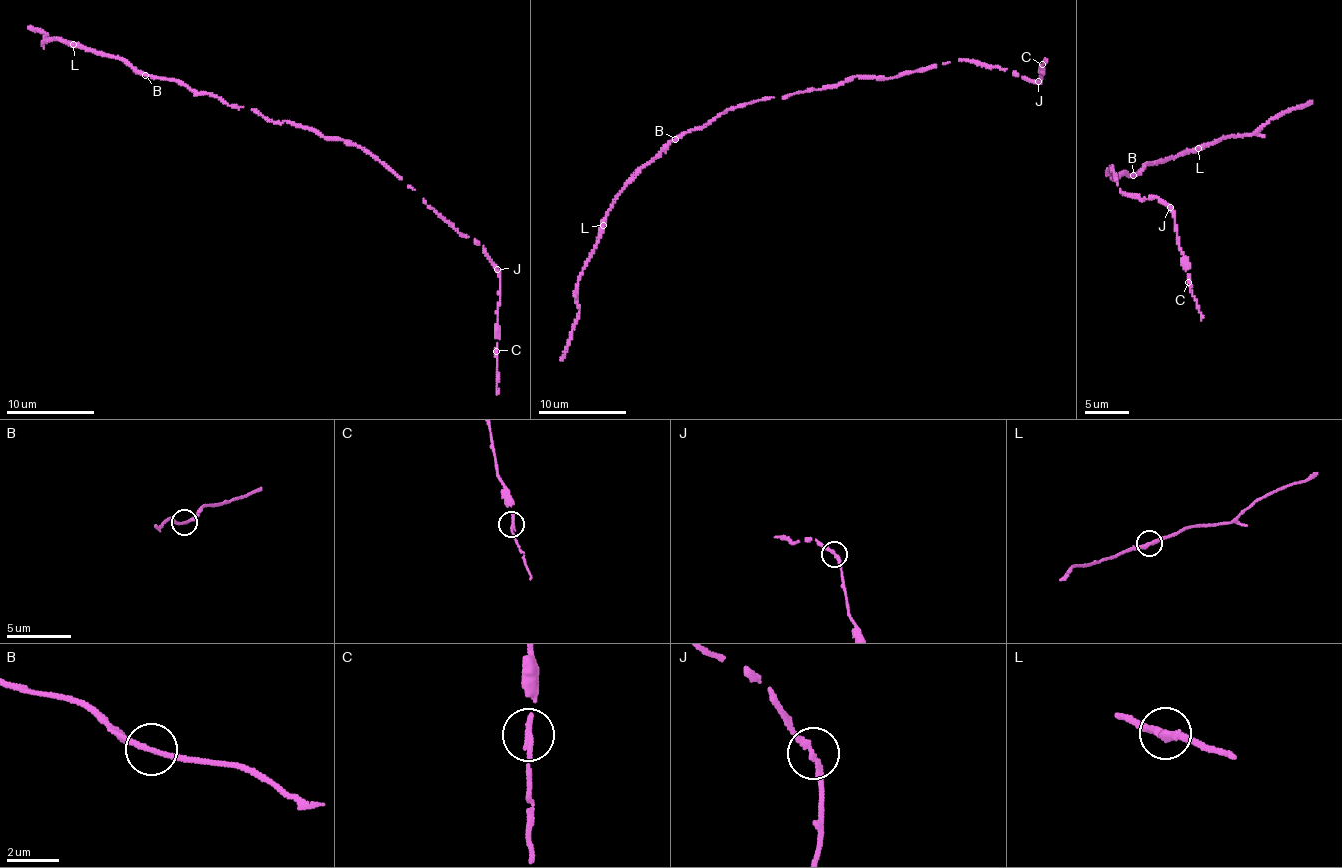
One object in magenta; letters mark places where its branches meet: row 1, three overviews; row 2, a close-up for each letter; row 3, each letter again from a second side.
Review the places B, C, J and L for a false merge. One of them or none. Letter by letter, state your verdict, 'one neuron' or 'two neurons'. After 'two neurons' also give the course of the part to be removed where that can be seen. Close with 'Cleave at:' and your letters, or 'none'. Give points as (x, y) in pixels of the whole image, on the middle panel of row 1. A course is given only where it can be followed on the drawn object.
B: one neuron
C: one neuron
J: one neuron
L: one neuron
Cleave at: none

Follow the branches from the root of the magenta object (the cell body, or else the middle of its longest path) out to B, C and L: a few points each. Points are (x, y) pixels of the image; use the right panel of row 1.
B: (1113, 178), (1112, 174), (1112, 180), (1112, 177), (1117, 179), (1125, 172), (1129, 177), (1133, 175)
C: (1113, 178), (1112, 170), (1106, 173), (1112, 165), (1120, 192), (1142, 199), (1156, 196), (1175, 215), (1188, 282)
L: (1113, 178), (1112, 174), (1112, 180), (1112, 177), (1117, 179), (1125, 172), (1133, 177), (1149, 164), (1197, 148)

